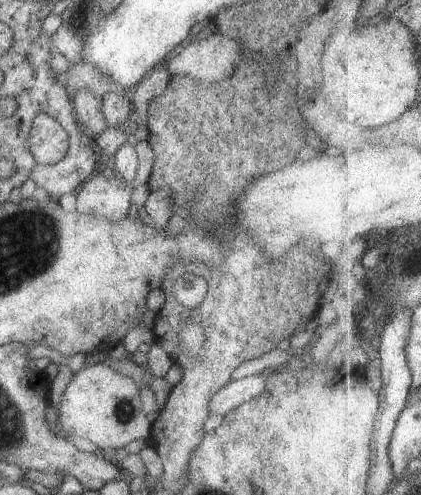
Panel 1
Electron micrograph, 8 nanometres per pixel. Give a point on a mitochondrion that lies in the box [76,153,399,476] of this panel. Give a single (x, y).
(124, 411)

